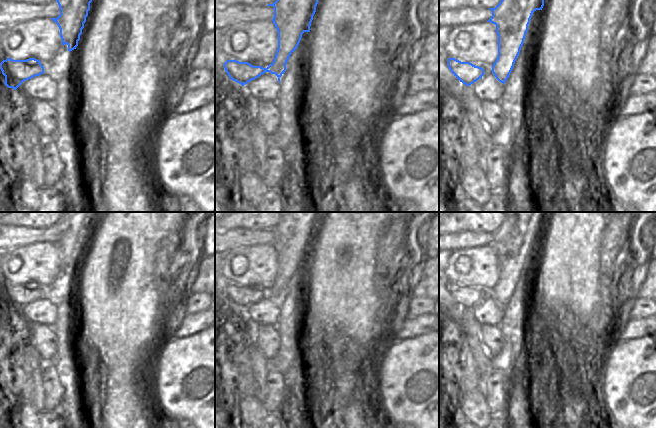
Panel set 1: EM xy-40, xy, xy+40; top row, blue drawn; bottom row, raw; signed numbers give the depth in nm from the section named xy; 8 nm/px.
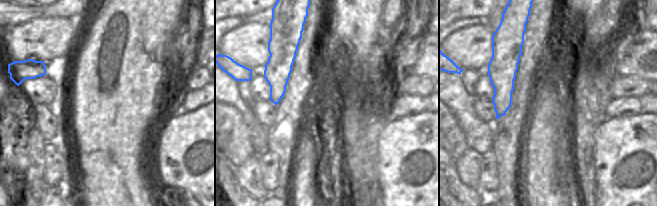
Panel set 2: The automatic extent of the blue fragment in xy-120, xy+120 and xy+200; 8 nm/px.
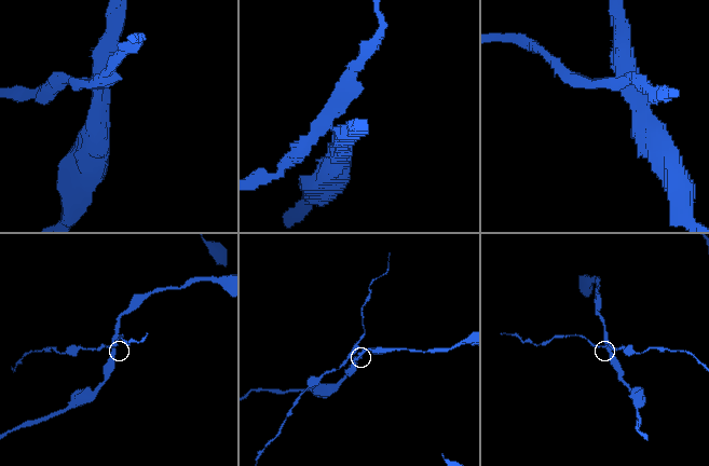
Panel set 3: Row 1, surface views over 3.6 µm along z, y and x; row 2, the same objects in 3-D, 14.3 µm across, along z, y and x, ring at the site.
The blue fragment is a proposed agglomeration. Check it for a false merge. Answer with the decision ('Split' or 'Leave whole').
Split

